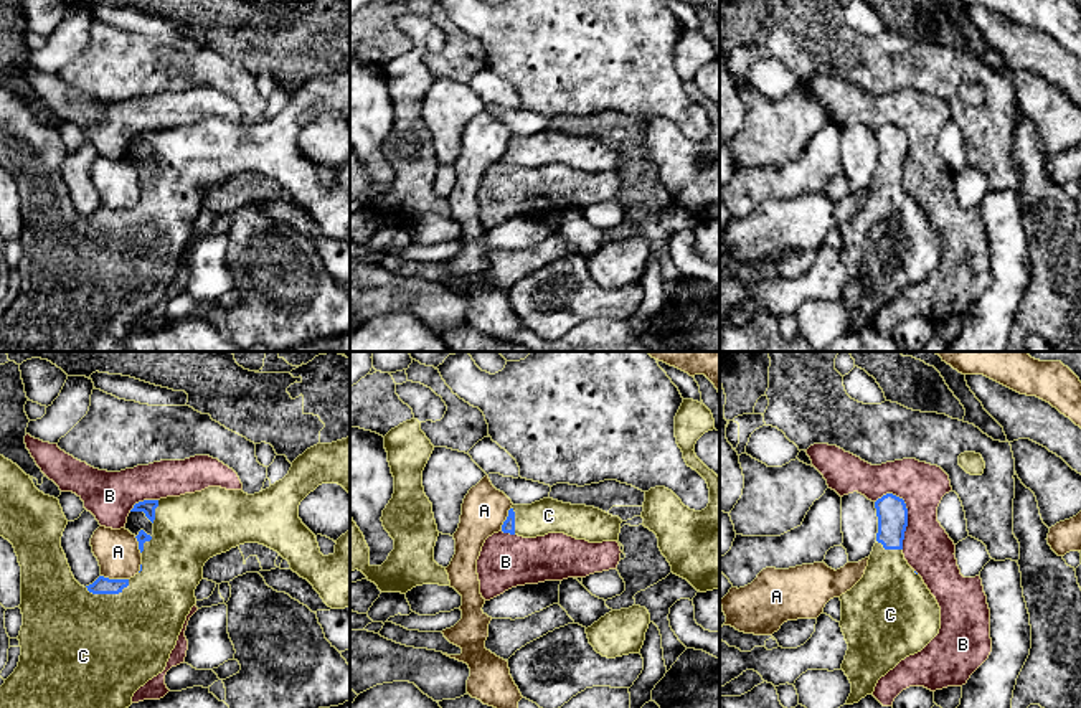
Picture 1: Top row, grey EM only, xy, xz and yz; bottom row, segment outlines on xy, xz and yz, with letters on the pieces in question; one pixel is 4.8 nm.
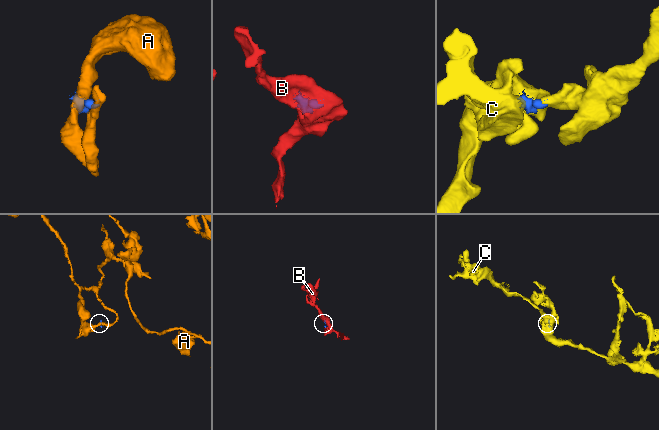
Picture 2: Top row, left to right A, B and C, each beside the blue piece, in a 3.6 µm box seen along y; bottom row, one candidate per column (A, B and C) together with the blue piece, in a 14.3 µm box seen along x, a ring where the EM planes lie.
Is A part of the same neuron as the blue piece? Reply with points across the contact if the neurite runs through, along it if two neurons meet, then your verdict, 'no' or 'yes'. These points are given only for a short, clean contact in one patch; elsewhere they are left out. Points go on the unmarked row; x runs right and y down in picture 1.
border xy (101, 205), (127, 210); no

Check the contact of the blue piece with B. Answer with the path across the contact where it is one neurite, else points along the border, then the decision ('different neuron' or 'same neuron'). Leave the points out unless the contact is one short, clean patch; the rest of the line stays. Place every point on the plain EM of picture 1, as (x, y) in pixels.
different neuron

